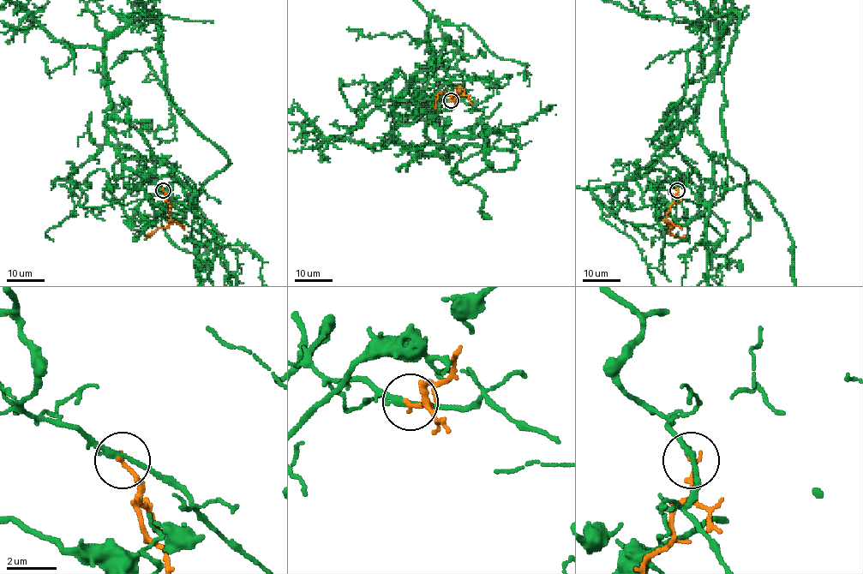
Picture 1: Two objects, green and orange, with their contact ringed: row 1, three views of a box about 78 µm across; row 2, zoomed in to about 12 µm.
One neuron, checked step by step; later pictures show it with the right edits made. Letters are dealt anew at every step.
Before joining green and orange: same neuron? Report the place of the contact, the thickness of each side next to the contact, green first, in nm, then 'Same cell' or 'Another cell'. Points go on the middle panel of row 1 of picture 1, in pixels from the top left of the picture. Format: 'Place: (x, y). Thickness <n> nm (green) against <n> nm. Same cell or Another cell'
Place: (451, 100). Thickness 240 nm (green) against 170 nm. Another cell

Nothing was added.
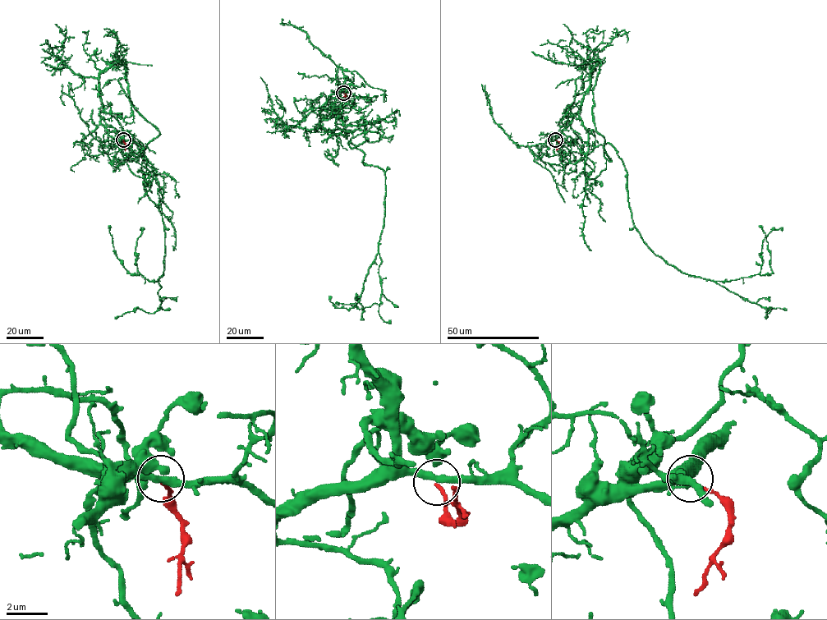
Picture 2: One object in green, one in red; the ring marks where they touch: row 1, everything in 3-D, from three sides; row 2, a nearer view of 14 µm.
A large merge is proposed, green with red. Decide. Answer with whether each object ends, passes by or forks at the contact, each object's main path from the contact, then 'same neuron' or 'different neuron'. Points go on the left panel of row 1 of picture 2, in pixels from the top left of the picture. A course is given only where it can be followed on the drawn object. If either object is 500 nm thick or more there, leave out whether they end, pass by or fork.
green passes by | red ends | green via (123, 140), (127, 156), (116, 158), (143, 149), (164, 226), (157, 281), (126, 268), (109, 225) | red via (123, 140), (125, 150) | different neuron

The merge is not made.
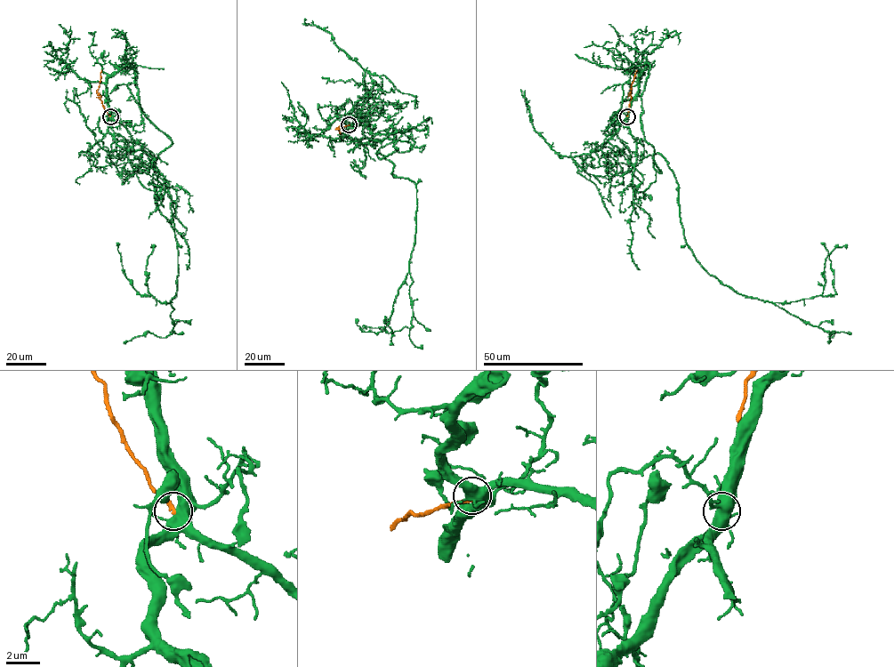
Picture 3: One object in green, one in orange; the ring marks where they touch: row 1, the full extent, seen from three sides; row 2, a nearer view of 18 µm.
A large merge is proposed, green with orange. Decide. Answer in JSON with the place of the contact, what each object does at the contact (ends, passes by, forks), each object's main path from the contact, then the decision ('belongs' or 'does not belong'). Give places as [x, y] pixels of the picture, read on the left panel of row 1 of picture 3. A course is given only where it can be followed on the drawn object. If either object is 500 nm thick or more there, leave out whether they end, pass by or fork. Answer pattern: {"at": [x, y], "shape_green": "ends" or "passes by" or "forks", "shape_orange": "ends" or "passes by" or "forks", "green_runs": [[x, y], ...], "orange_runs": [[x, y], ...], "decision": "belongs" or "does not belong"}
{"at": [110, 116], "shape_green": "forks", "shape_orange": "ends", "green_runs": [[110, 116], [129, 175], [142, 154], [155, 163], [178, 252], [169, 302], [133, 287], [117, 242]], "orange_runs": [[110, 116], [97, 93], [101, 70]], "decision": "does not belong"}

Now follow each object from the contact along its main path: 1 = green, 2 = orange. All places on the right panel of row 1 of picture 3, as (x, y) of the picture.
1: (627, 116), (599, 164), (623, 175), (659, 153), (688, 246), (723, 284), (773, 302), (833, 295), (822, 242)
2: (627, 116), (632, 83), (636, 70)

